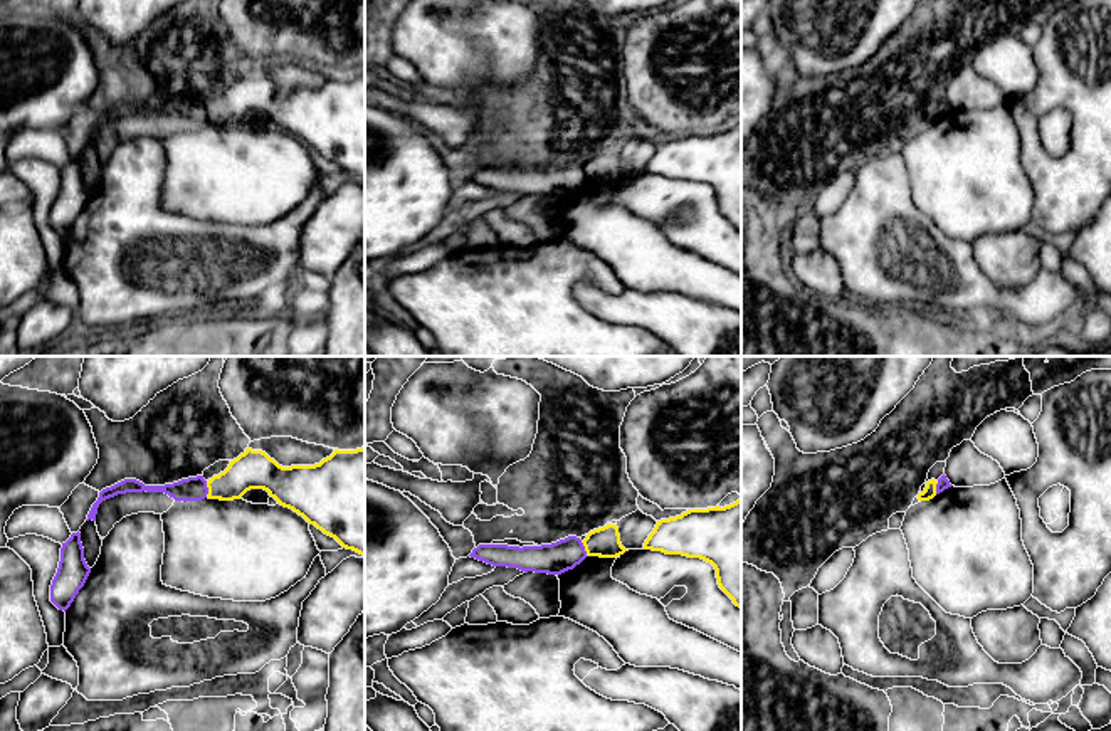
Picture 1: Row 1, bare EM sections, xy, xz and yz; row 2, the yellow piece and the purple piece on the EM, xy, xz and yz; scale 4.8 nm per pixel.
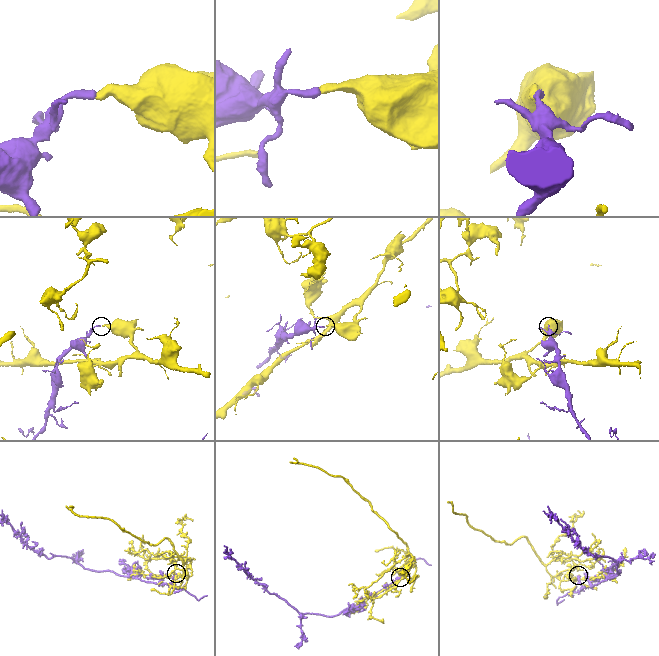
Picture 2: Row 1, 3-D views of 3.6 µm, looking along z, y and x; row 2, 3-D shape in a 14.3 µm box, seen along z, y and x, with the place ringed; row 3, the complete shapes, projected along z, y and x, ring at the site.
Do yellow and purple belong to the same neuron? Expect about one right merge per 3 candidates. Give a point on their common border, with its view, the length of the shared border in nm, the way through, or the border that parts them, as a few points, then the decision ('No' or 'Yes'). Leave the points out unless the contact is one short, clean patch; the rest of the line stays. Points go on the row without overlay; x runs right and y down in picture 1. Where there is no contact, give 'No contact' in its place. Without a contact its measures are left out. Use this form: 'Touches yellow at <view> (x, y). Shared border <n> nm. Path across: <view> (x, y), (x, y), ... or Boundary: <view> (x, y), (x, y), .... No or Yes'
Touches yellow at xy (209, 113). Shared border 70 nm. Boundary: xy (205, 106), (207, 120). No

